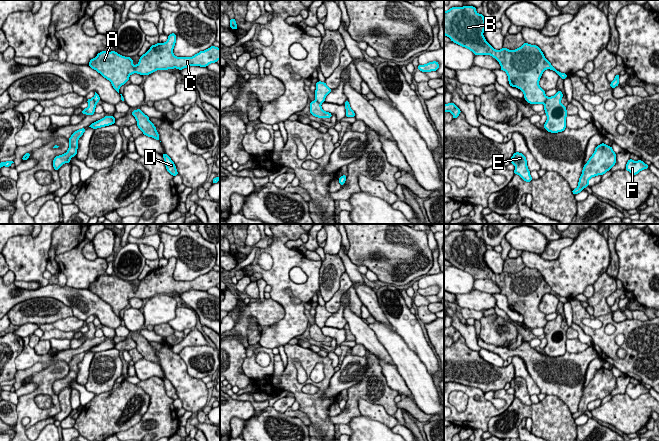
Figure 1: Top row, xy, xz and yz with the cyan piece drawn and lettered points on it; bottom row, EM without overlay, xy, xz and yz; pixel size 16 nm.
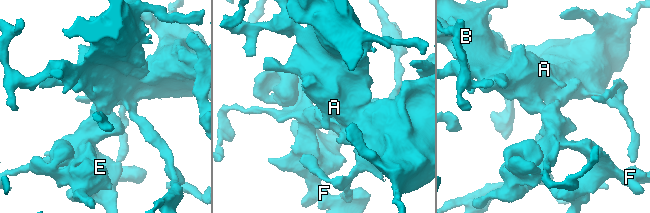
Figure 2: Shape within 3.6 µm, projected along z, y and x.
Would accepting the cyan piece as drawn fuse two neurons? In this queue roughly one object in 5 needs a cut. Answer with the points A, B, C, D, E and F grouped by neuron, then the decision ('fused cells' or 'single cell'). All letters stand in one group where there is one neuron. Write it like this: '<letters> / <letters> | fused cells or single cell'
A B C D E F | single cell

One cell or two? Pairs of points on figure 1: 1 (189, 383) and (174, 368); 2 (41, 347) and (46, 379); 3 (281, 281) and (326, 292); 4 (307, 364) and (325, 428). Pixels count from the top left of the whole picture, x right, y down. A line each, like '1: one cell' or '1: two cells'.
1: one cell
2: two cells
3: two cells
4: one cell

